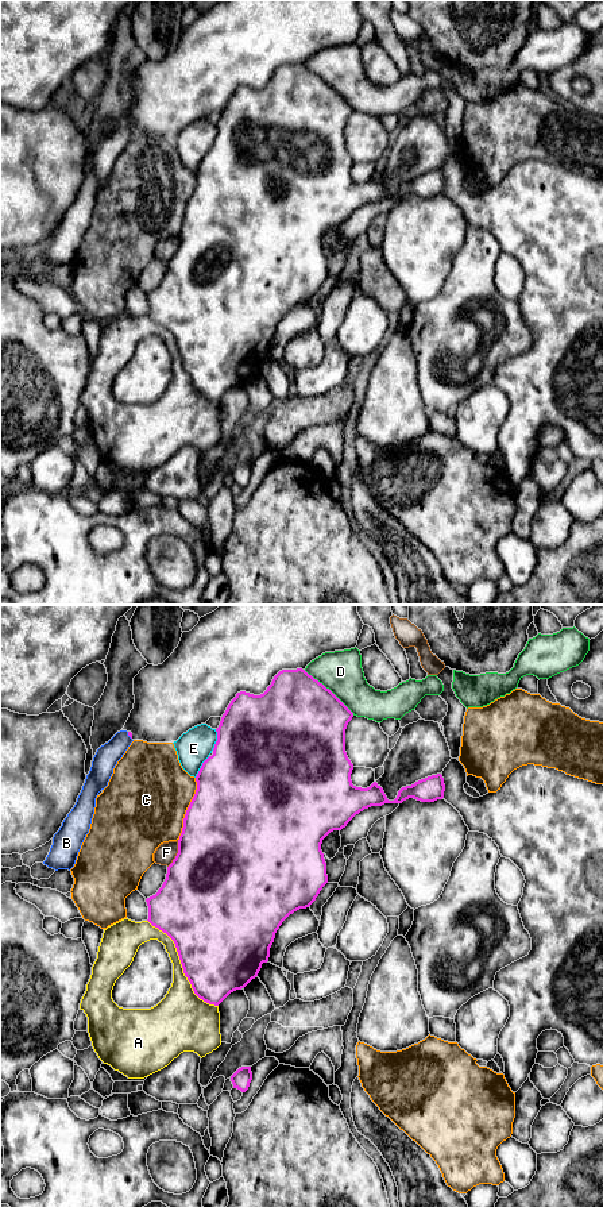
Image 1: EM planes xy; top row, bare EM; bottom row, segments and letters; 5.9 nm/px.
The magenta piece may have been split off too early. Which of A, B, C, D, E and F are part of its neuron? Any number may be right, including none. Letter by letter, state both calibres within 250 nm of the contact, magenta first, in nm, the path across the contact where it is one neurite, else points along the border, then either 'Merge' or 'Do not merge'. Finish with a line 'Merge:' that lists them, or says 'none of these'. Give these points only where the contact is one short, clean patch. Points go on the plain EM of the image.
A: Thickness 500 nm (magenta) against 240 nm. Do not merge
B: Thickness 20 nm (magenta) against 140 nm. Path across: xy (130, 128), (128, 130), (107, 151). Merge
C: Thickness 500 nm (magenta) against 480 nm. Do not merge
D: Thickness 500 nm (magenta) against 260 nm. Do not merge
E: Thickness 500 nm (magenta) against 200 nm. Do not merge
F: Thickness 500 nm (magenta) against 120 nm. Do not merge
Merge: B

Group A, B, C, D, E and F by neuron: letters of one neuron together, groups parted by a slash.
A / B / C / D / E / F

